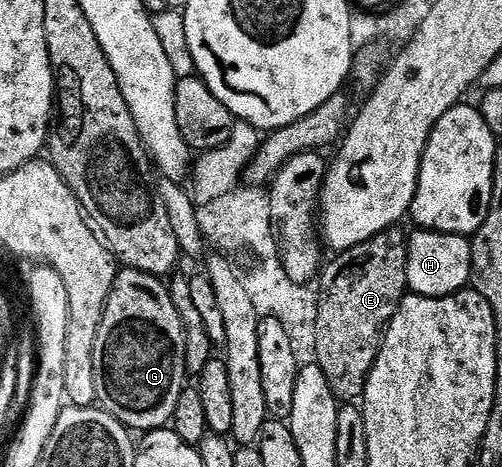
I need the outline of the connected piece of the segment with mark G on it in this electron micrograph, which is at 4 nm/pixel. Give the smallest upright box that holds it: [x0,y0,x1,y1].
[94,269,188,433]

